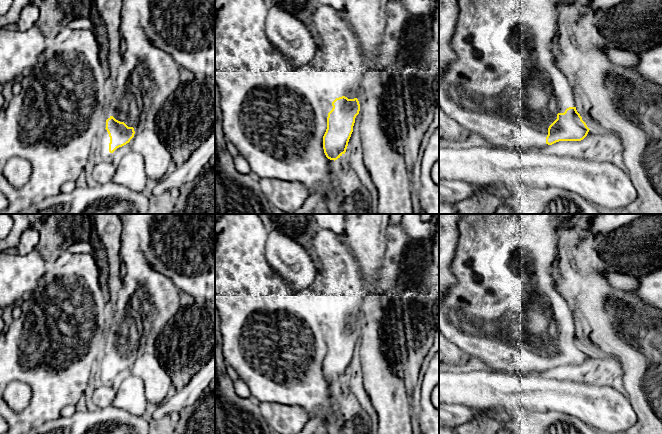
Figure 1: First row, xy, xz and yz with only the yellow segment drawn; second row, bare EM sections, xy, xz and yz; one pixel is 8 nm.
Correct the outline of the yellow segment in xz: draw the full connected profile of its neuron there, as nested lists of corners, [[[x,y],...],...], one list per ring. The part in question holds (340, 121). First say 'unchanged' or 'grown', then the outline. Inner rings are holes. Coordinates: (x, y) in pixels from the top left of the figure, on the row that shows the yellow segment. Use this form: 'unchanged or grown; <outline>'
unchanged; [[[342,96],[336,98],[332,106],[323,136],[323,149],[326,157],[335,161],[346,152],[360,104],[357,98],[348,99]]]

